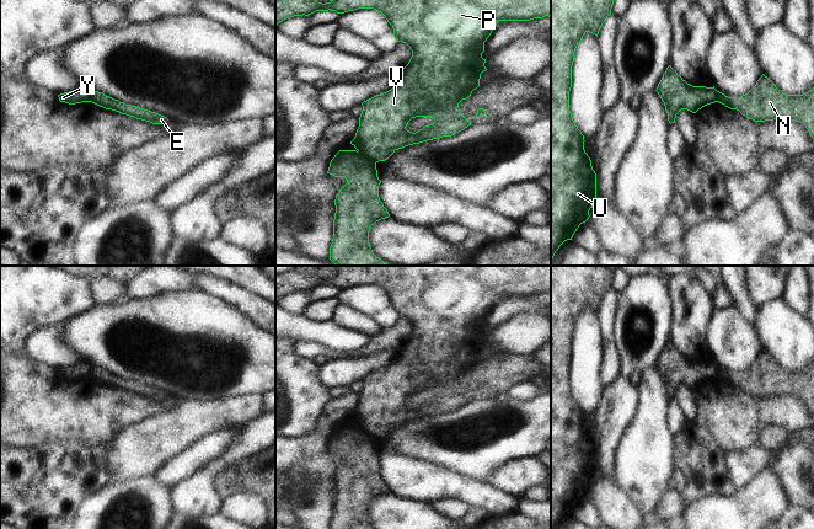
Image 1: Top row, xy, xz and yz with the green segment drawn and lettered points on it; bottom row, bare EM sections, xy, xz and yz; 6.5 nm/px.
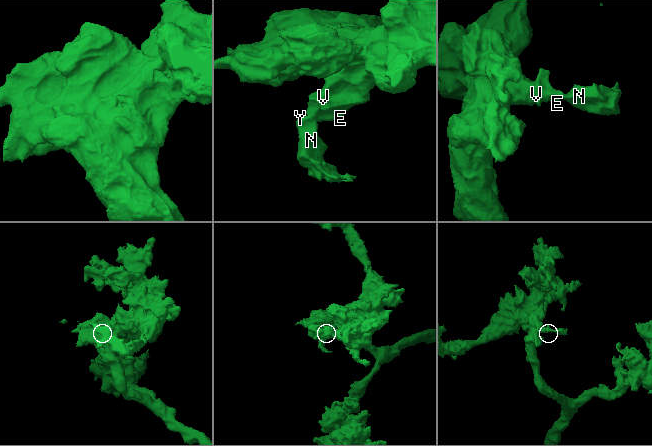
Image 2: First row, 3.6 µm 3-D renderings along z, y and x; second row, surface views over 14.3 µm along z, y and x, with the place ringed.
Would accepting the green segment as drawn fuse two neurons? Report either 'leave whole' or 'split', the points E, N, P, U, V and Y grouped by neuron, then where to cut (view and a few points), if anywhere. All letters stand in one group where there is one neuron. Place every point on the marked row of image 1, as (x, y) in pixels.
split; E P U V / N Y; cut in xz along (358, 150), (375, 164)

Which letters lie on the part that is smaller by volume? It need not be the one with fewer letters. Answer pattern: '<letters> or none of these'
N, Y

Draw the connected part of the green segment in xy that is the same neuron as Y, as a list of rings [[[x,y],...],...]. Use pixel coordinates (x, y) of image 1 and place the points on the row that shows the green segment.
[[[80,87],[69,92],[64,92],[58,95],[60,102],[65,102],[69,105],[90,102],[90,90],[85,87]]]

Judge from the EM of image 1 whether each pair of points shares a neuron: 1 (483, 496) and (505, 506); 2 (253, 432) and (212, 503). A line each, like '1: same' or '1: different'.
1: same
2: same

